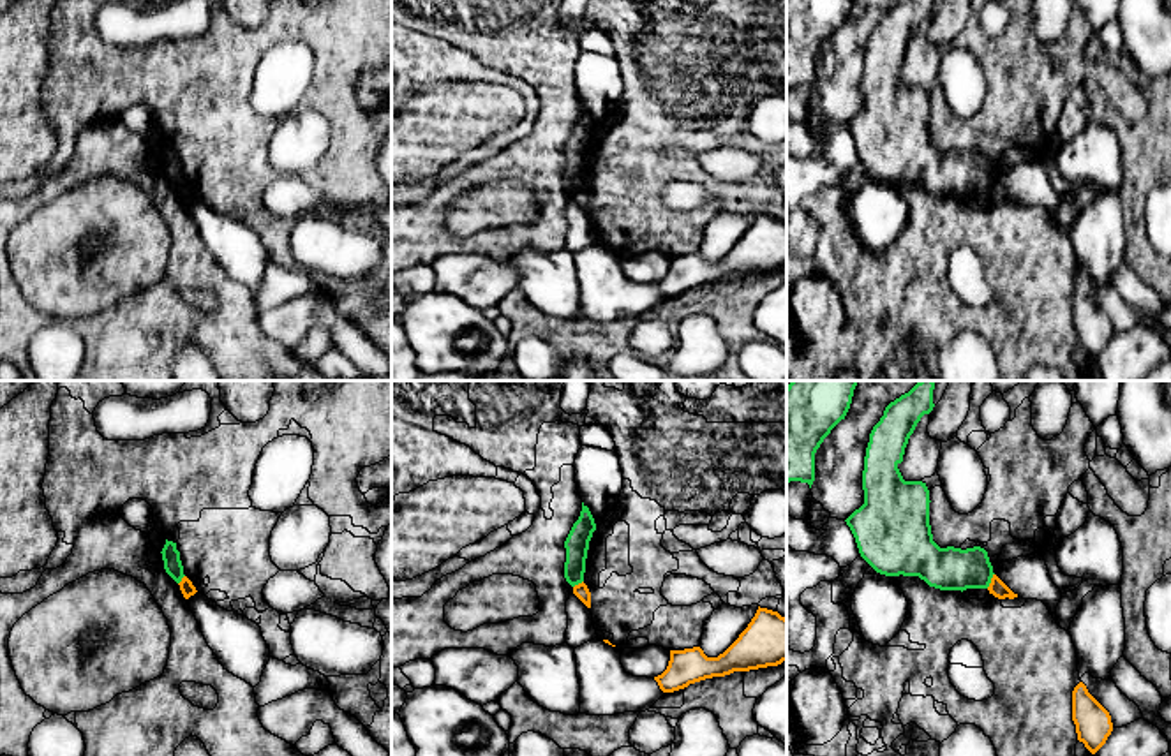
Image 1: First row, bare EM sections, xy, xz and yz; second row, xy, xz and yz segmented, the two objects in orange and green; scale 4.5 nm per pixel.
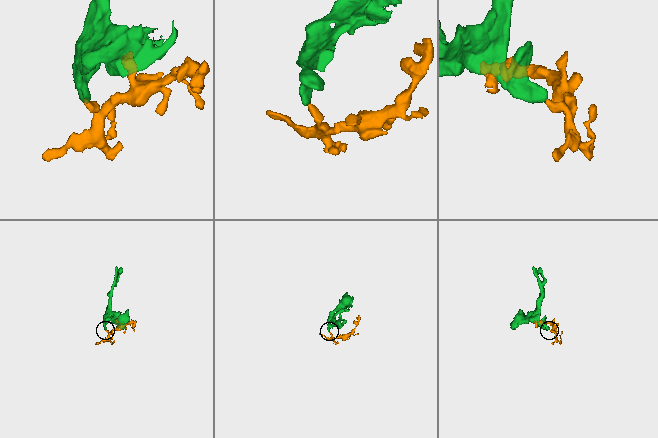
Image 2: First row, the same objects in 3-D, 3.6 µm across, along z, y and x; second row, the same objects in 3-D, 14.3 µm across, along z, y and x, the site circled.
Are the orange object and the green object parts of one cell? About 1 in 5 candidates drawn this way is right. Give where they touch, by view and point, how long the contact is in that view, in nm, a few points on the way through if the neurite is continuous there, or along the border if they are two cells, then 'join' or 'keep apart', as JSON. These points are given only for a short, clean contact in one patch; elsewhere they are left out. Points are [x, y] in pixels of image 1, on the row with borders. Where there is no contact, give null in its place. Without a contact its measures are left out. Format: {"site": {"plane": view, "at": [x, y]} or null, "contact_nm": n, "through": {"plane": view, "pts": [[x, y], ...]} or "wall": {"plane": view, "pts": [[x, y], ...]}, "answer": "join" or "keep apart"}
{"site": {"plane": "yz", "at": [991, 580]}, "contact_nm": 80, "wall": {"plane": "yz", "pts": [[993, 573], [986, 587]]}, "answer": "keep apart"}

